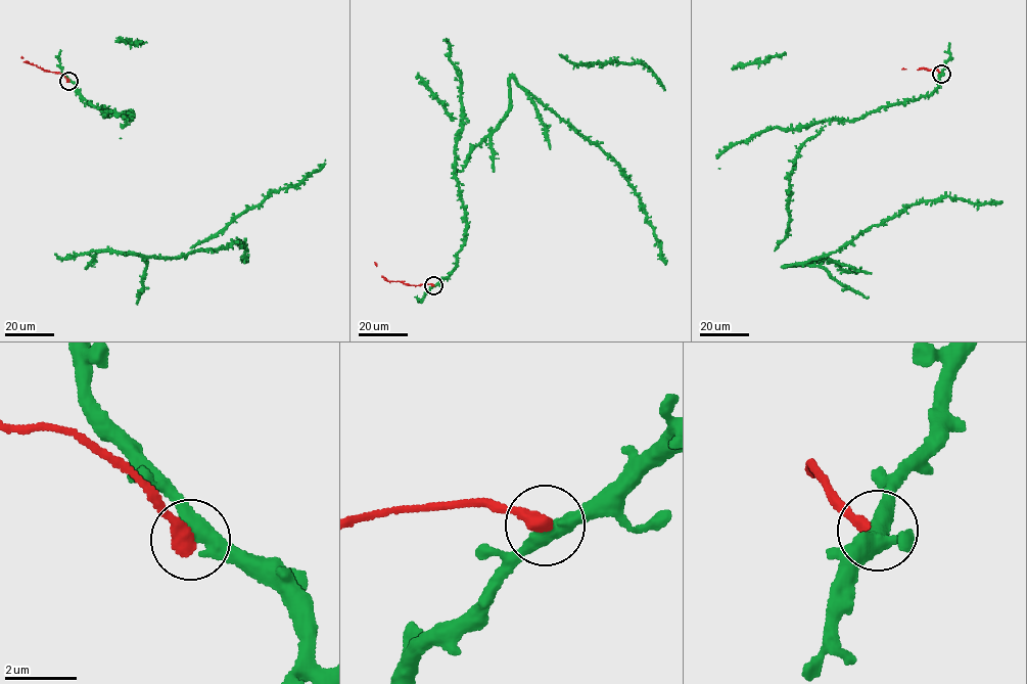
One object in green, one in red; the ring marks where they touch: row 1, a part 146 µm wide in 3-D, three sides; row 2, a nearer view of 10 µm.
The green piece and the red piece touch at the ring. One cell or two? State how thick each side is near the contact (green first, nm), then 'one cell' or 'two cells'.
calibres 440 and 480 nm; two cells

